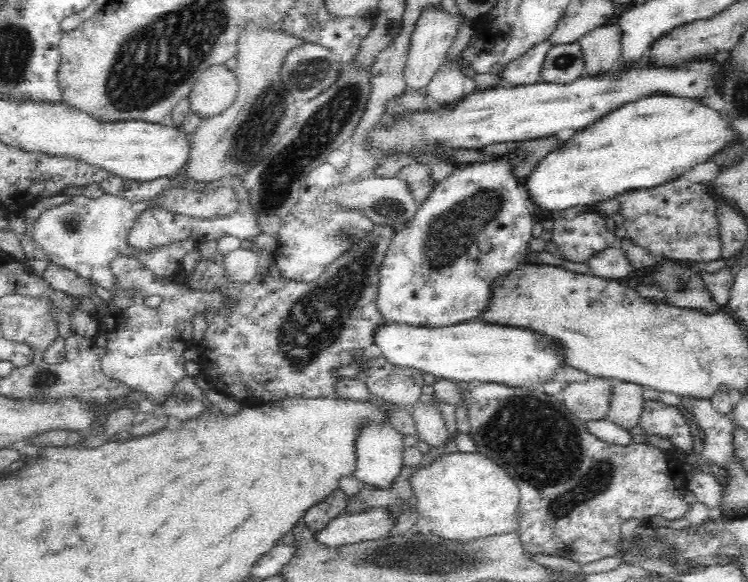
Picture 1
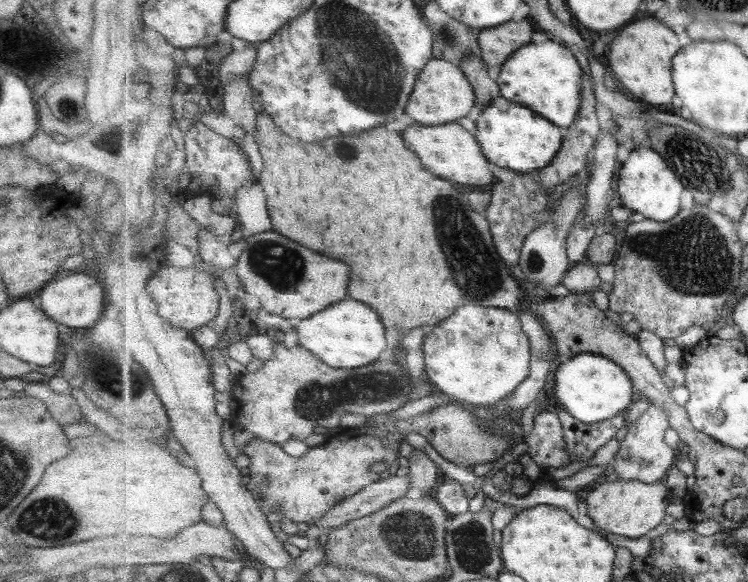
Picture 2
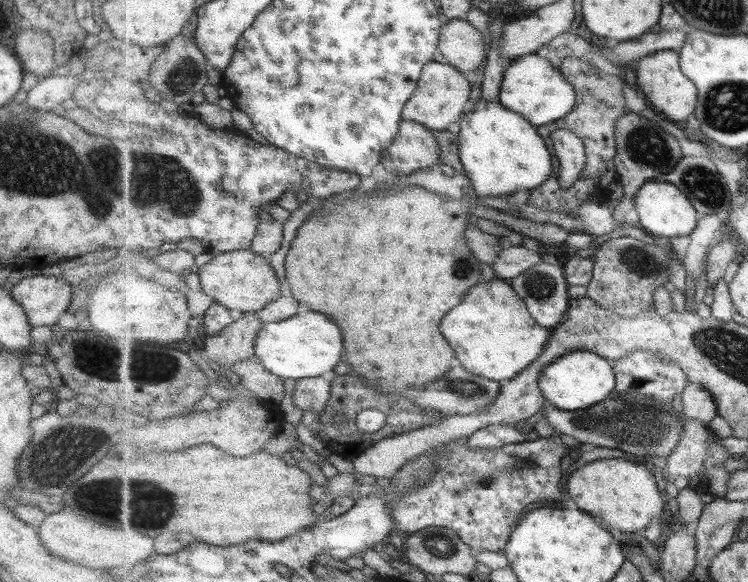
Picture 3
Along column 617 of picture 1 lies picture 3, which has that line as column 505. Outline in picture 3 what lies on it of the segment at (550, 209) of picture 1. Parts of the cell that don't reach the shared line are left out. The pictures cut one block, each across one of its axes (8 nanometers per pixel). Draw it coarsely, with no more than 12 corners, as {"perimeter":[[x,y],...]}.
{"perimeter":[[480,98],[460,120],[477,196],[543,186],[556,155],[533,124]]}

